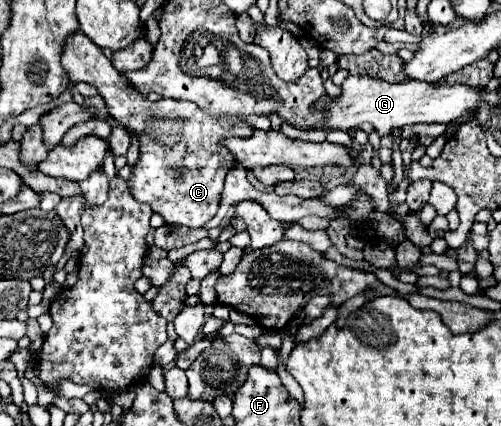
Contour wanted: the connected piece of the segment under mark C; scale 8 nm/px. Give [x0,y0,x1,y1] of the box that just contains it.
[61,32,253,228]

